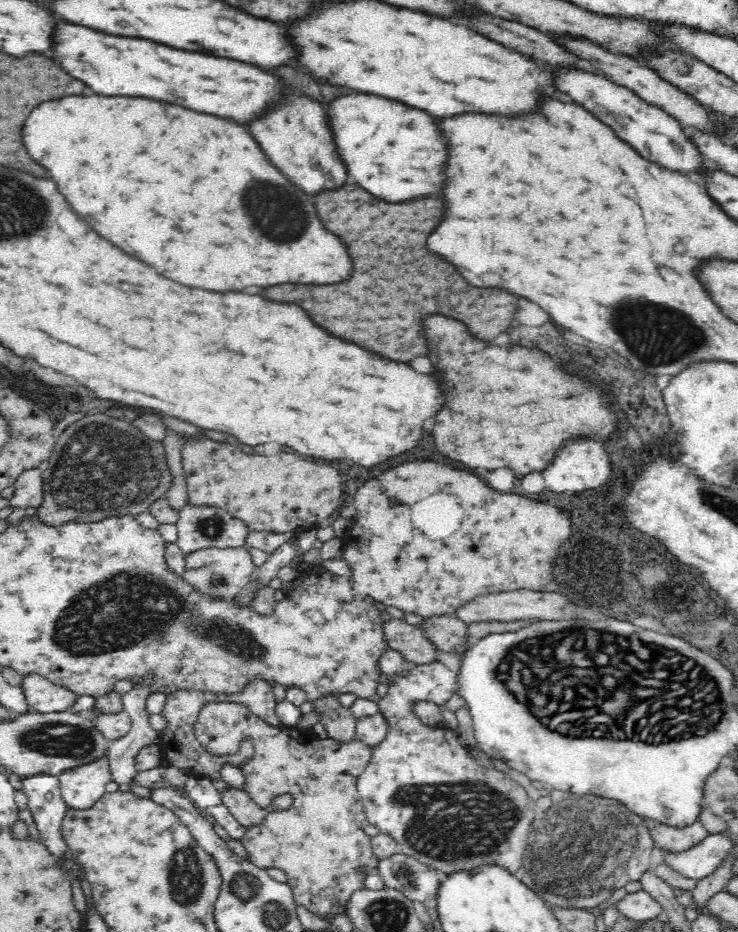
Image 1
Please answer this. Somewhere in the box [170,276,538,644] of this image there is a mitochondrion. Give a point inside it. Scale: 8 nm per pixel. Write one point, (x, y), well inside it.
(211, 526)

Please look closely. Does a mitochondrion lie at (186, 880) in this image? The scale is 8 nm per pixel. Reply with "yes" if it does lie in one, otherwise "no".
yes

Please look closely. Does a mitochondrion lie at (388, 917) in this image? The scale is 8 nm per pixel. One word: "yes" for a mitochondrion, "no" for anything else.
yes

